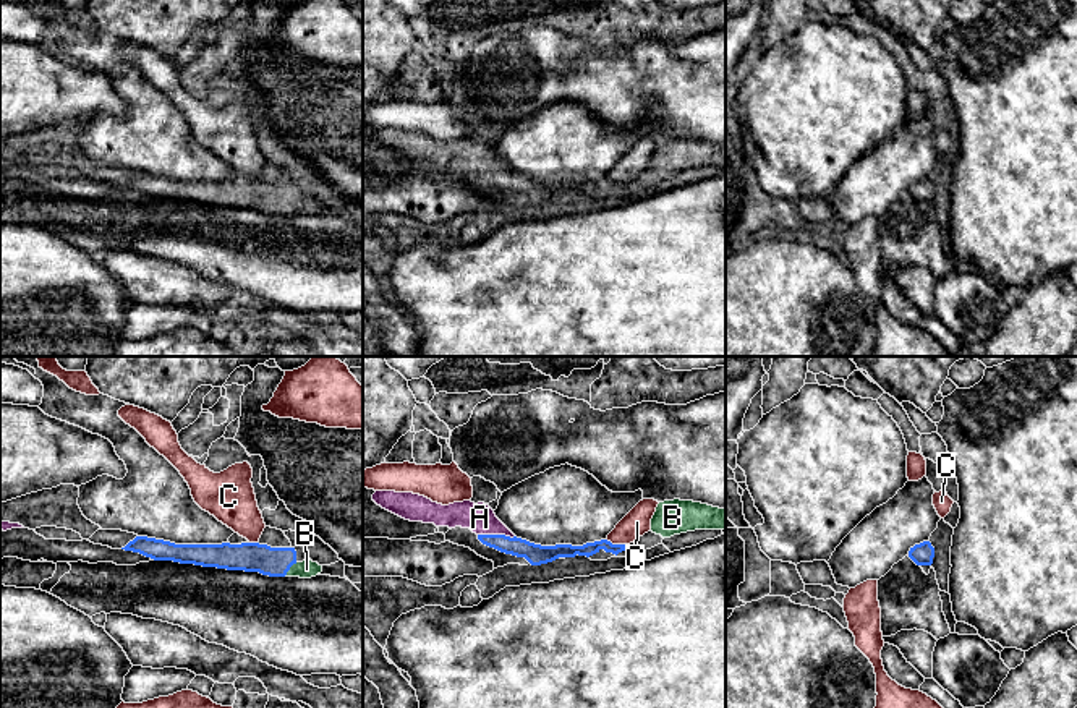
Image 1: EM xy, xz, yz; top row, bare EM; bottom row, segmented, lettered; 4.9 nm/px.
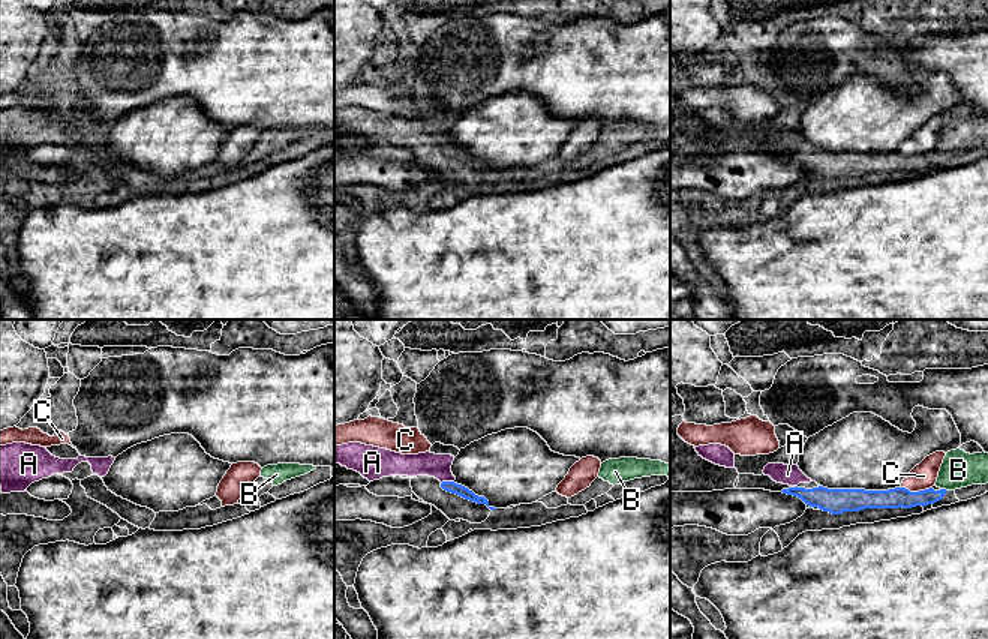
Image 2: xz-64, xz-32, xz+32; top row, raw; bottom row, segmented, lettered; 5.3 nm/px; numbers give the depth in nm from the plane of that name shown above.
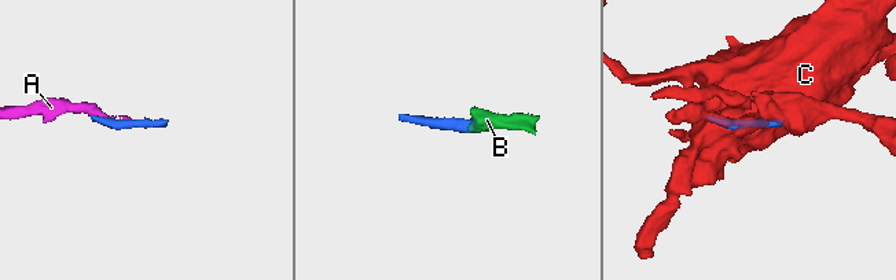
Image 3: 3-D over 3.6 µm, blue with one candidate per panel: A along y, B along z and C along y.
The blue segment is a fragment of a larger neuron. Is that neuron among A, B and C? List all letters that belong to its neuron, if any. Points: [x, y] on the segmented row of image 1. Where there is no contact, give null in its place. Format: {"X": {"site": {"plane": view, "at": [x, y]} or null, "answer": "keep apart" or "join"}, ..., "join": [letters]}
{"A": {"site": {"plane": "xz", "at": [496, 535]}, "answer": "join"}, "B": {"site": {"plane": "xy", "at": [289, 569]}, "answer": "join"}, "C": {"site": {"plane": "xz", "at": [617, 545]}, "answer": "keep apart"}, "join": ["A", "B"]}

